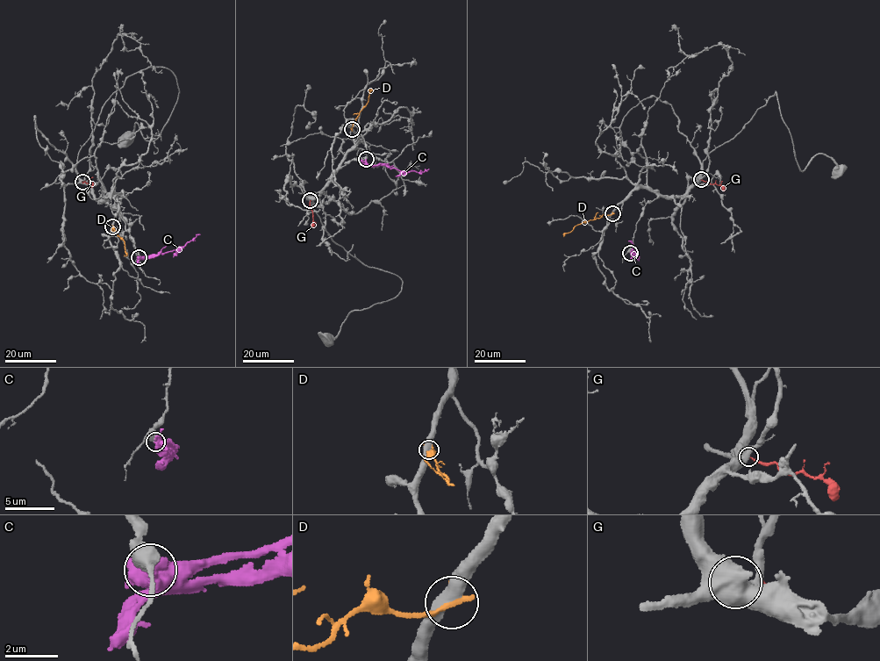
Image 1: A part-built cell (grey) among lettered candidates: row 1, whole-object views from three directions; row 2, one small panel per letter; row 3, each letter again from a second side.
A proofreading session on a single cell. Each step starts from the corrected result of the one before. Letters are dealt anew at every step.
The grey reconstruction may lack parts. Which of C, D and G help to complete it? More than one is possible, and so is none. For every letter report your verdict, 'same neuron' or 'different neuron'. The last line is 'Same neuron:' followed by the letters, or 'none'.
C: different neuron
D: different neuron
G: same neuron
Same neuron: G

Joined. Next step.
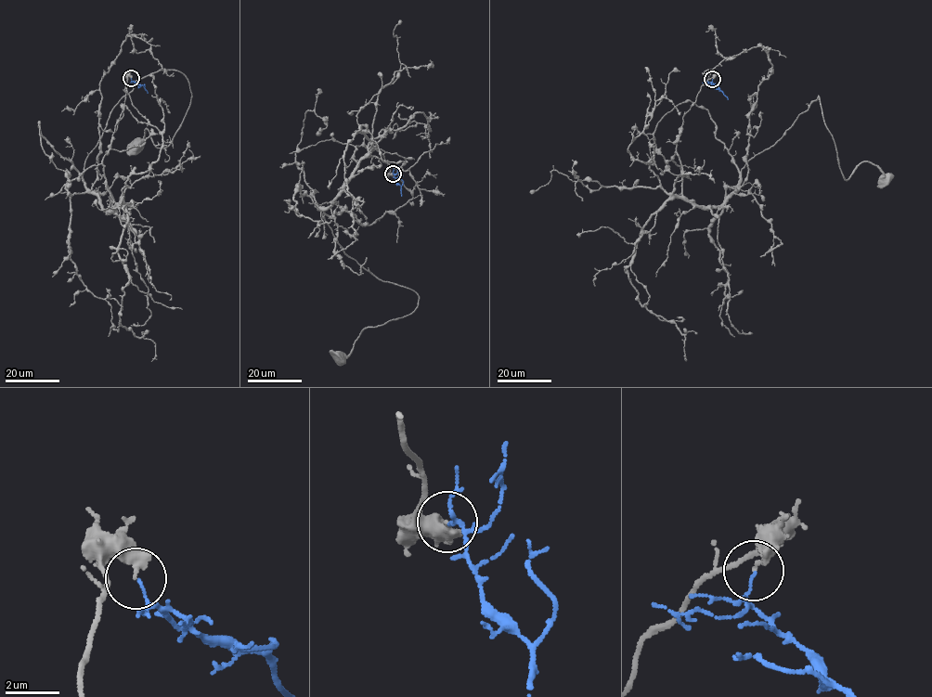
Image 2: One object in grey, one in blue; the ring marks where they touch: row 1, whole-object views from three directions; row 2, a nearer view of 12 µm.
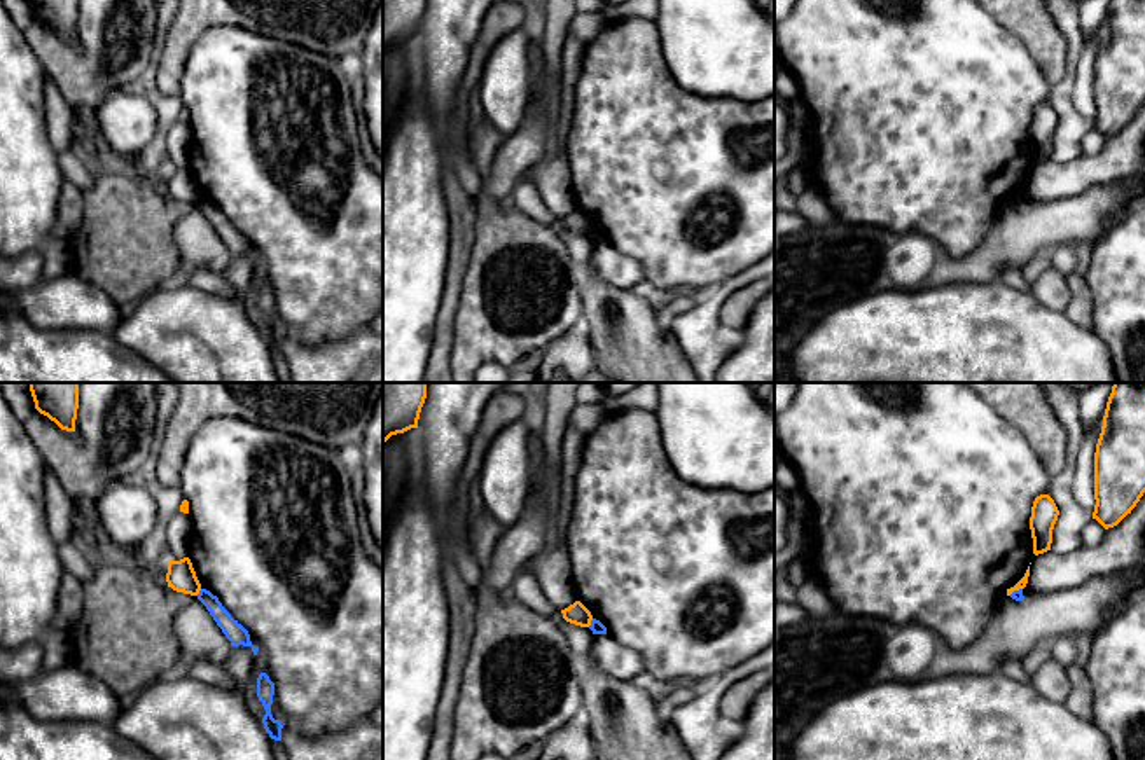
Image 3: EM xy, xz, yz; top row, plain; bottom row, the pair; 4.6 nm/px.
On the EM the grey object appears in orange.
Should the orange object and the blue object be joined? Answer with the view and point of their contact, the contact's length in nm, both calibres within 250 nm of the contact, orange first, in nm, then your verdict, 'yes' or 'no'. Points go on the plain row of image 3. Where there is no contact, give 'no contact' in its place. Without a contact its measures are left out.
meets orange in xz at (589, 231); contact 50 nm long; 100 nm thick on the orange side, 60 nm on the other; no

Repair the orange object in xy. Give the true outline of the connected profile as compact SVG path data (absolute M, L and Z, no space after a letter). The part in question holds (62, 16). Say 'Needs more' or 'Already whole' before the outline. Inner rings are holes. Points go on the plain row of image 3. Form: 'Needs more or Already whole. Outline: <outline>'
Already whole. Outline: M31 0L35 17L61 38L75 40L79 0Z

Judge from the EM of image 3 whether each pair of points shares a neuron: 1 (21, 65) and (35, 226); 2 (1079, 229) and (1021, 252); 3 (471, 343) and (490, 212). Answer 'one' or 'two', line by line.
1: one
2: one
3: one

